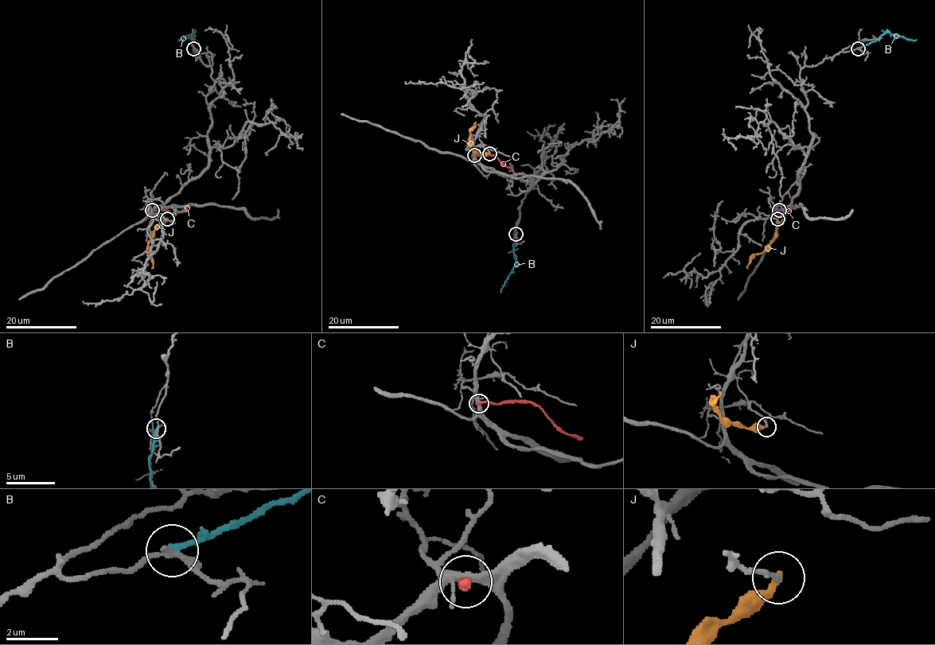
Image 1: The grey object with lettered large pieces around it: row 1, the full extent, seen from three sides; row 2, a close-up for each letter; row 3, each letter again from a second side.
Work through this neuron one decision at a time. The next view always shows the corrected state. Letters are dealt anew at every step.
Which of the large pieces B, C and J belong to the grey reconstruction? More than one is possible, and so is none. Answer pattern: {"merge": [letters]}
{"merge": []}

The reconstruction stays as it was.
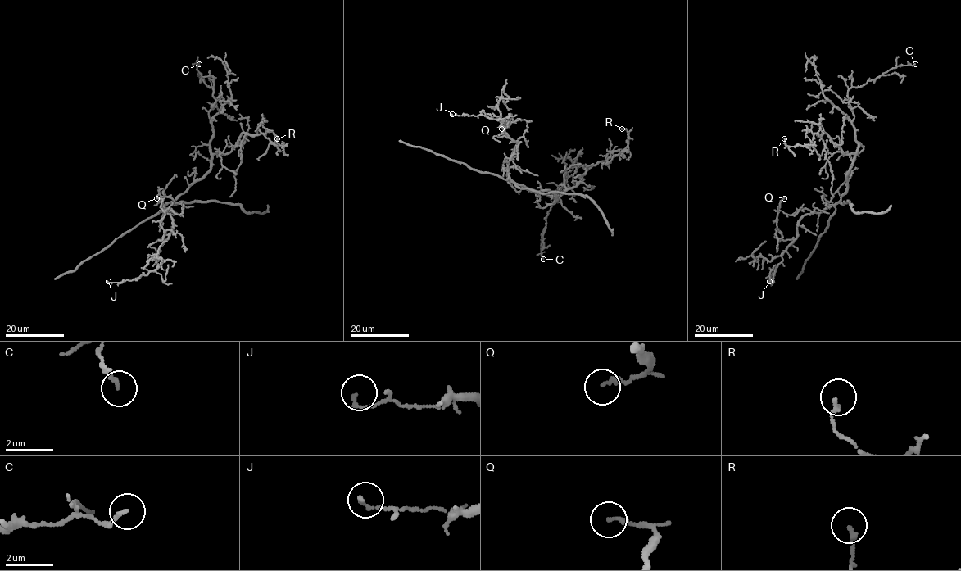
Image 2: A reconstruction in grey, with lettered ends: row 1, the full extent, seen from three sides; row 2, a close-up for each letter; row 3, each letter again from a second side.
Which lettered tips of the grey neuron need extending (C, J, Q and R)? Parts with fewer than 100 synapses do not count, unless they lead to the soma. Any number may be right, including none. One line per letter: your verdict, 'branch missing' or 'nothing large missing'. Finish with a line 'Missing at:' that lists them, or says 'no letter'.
C: nothing large missing
J: nothing large missing
Q: nothing large missing
R: nothing large missing
Missing at: no letter

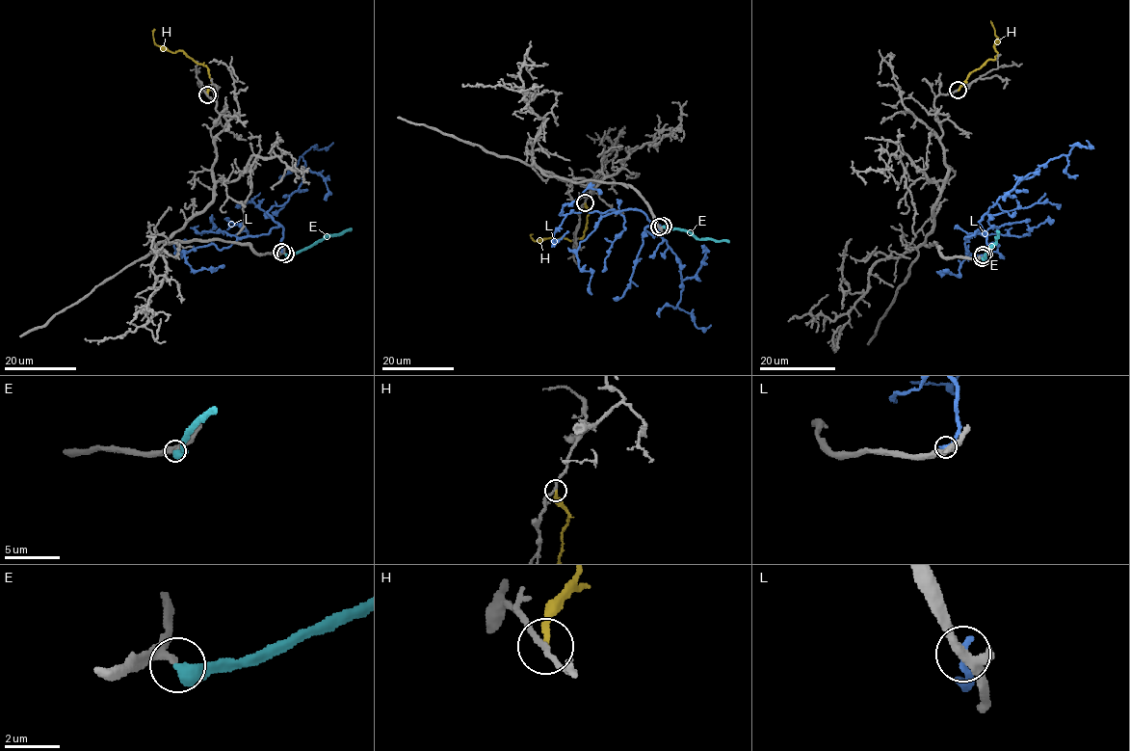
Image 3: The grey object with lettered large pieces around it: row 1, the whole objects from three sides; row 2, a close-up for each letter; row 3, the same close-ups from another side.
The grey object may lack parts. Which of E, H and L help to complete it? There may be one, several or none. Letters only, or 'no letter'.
E

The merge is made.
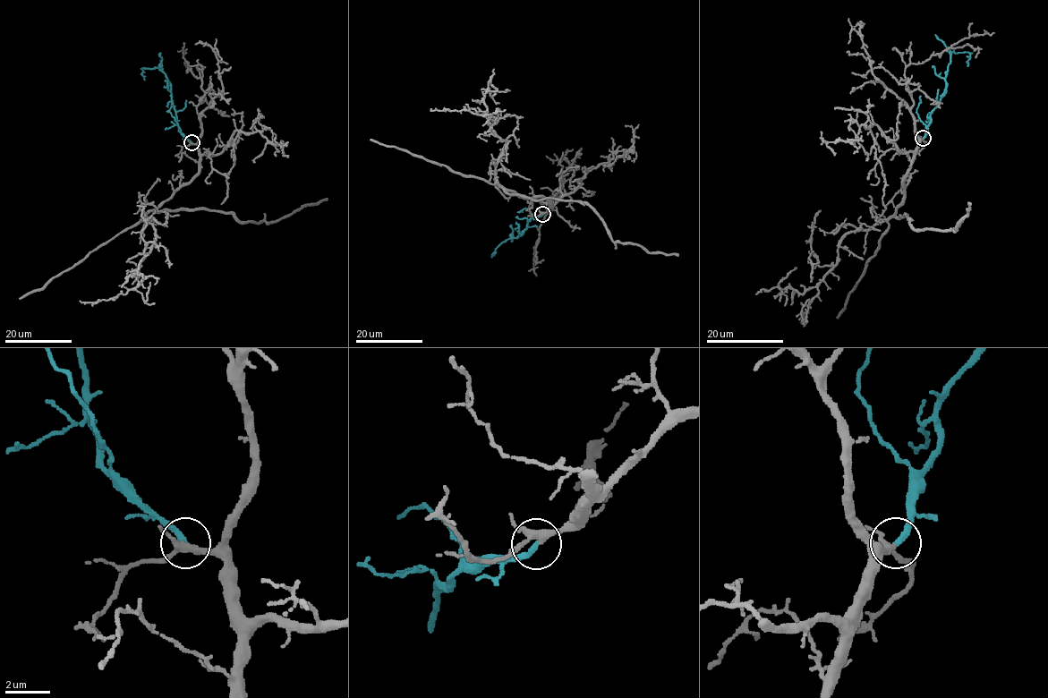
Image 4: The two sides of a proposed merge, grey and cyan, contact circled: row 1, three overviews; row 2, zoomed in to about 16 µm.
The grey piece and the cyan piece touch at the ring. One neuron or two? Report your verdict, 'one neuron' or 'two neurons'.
one neuron

